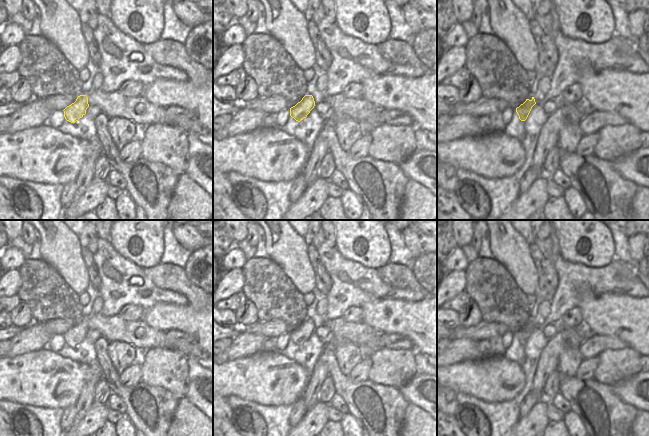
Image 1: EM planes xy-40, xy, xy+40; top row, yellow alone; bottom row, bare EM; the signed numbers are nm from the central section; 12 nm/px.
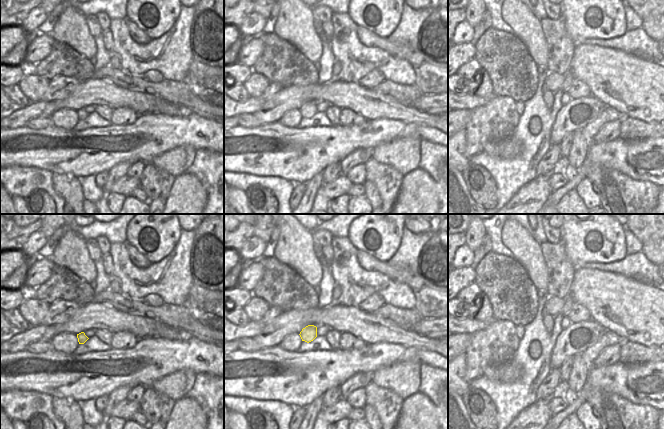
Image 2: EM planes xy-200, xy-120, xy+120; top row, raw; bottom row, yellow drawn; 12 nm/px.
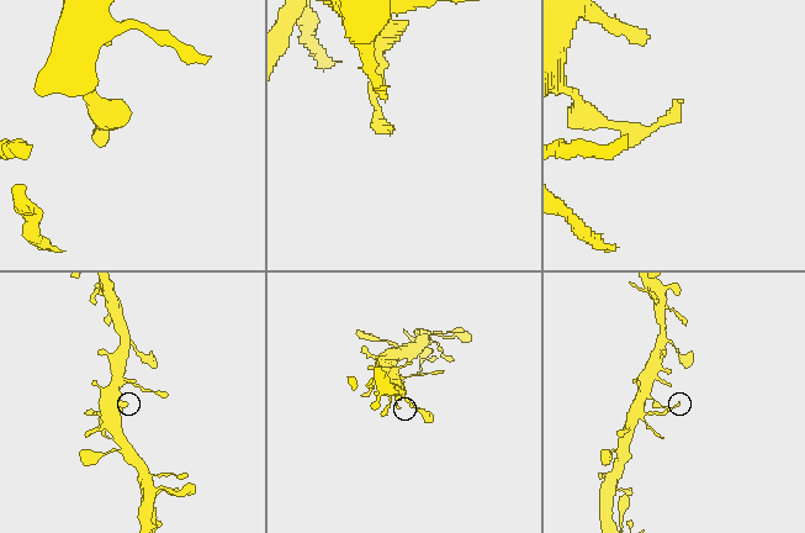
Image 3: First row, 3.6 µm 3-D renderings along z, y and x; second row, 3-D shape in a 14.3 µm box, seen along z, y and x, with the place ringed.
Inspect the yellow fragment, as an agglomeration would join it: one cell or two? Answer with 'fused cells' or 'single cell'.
fused cells

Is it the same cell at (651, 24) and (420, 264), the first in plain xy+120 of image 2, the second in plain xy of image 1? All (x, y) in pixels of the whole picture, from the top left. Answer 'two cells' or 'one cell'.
two cells

